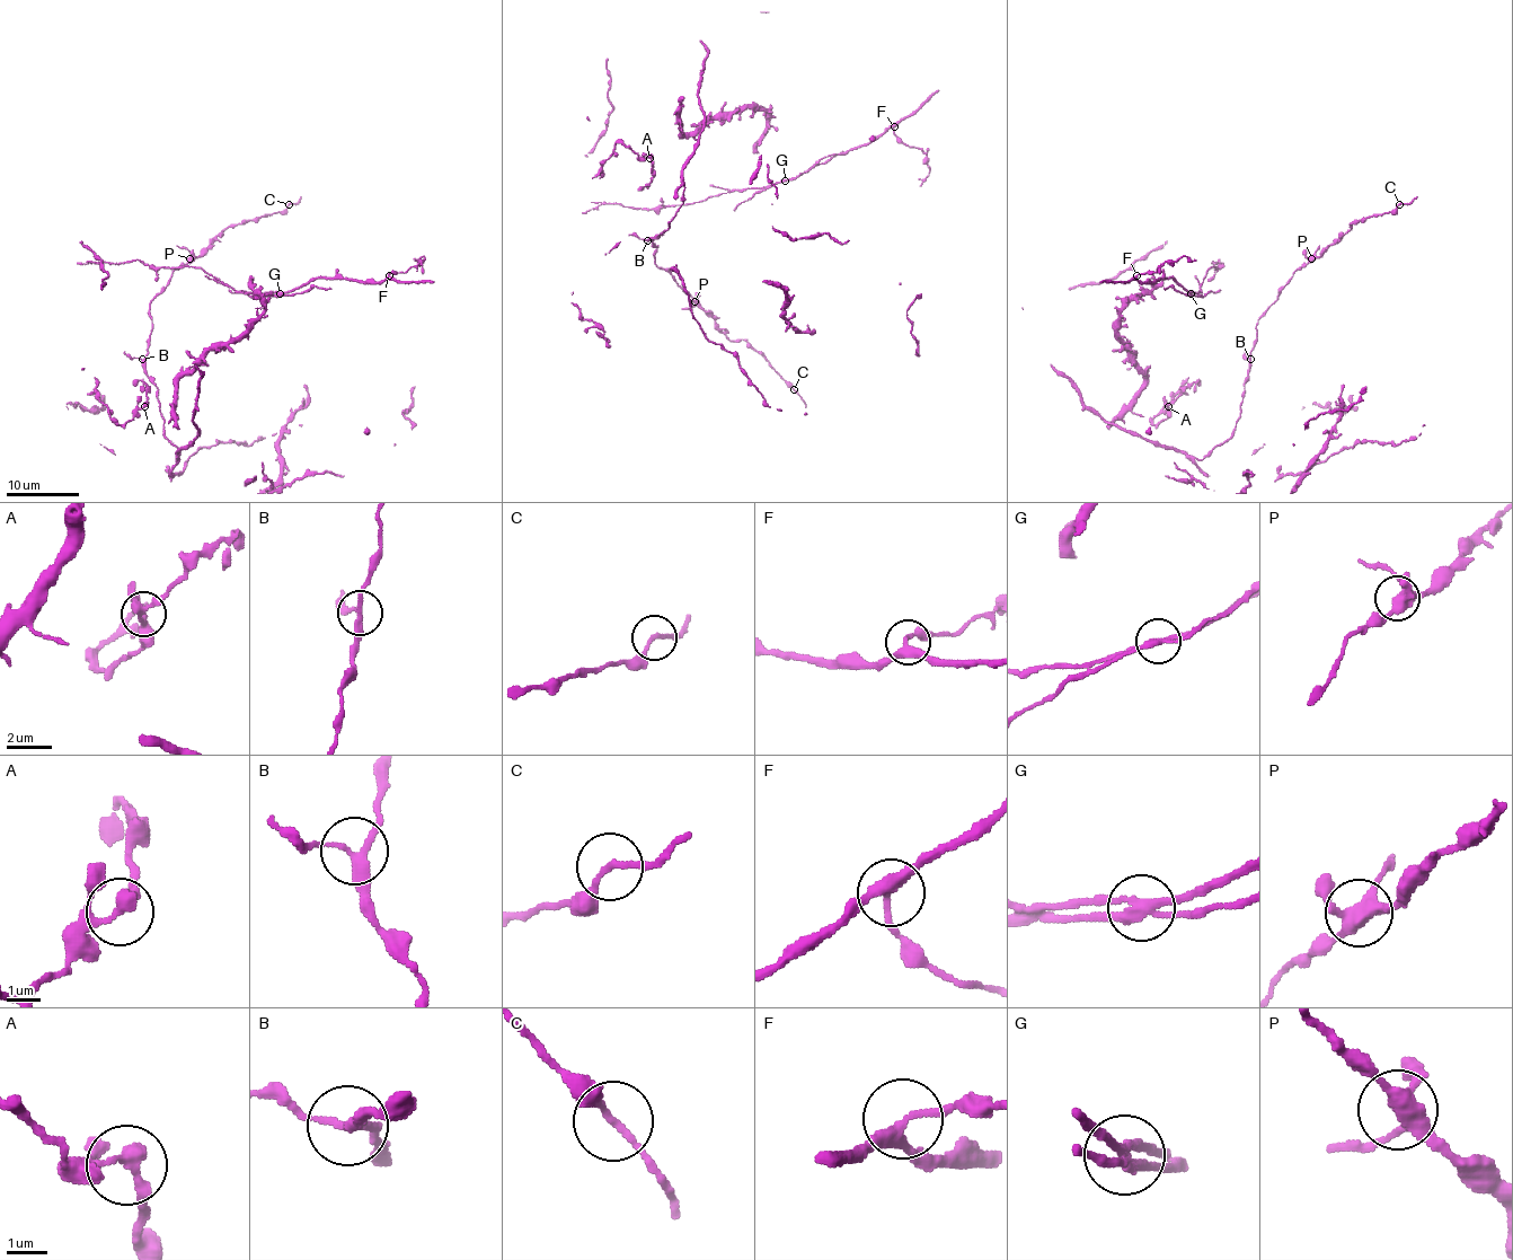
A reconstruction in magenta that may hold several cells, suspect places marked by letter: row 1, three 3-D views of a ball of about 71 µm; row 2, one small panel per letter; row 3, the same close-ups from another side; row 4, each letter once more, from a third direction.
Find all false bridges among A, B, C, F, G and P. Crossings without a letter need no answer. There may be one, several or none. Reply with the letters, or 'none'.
G

